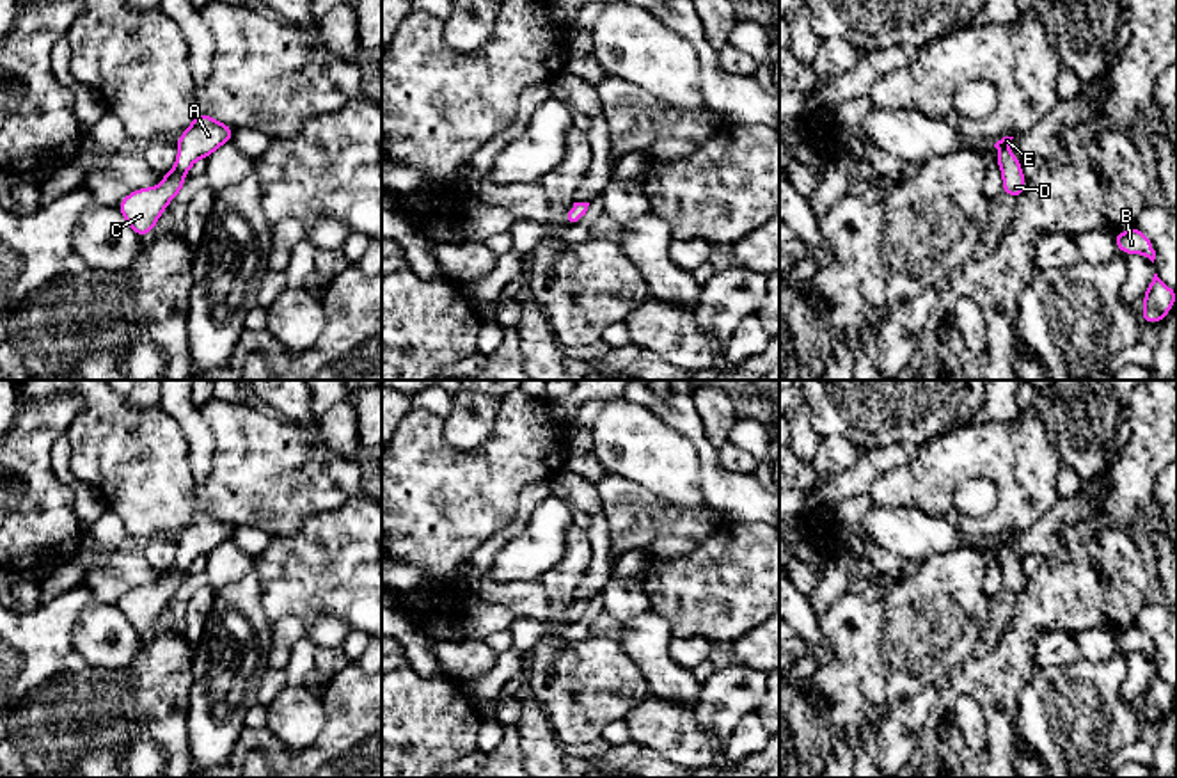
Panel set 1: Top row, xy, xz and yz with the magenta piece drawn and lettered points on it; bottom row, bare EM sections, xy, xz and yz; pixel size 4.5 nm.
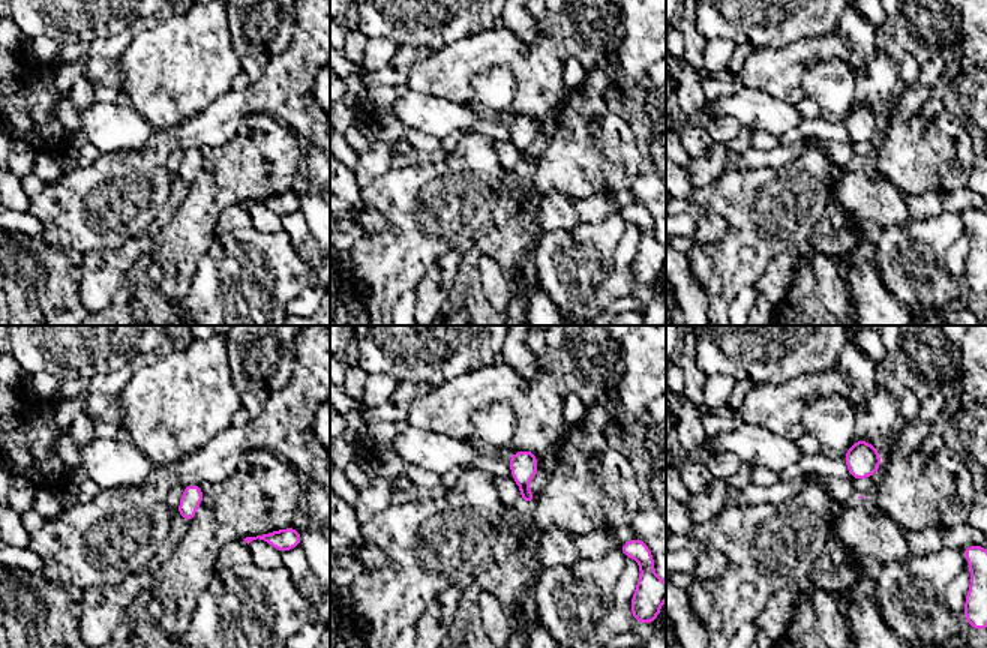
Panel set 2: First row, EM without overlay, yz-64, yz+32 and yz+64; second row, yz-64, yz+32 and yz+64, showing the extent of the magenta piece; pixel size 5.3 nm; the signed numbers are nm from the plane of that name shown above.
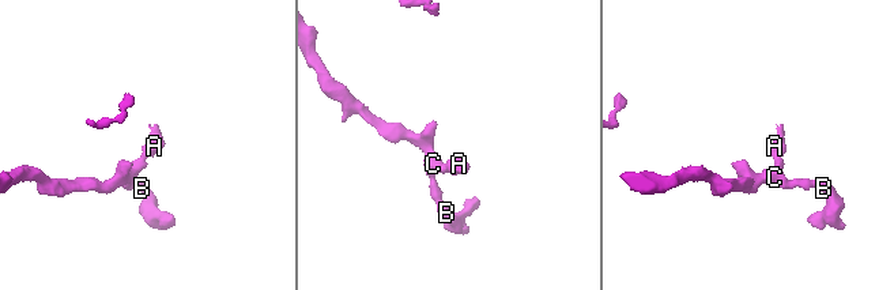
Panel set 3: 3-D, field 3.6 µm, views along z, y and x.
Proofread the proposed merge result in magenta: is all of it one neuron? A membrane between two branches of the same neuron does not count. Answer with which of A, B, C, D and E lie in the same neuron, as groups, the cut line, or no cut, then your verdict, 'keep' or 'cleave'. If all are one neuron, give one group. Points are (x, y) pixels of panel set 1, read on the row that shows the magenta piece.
groups A B C D E; cut none; keep

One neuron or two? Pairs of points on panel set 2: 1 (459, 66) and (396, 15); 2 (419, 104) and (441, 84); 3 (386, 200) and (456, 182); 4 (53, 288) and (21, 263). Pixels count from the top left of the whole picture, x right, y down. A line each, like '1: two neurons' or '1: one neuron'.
1: two neurons
2: two neurons
3: one neuron
4: one neuron

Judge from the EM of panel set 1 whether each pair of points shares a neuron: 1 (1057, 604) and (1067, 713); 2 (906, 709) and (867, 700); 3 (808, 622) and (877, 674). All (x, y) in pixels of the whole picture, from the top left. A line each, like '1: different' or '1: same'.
1: different
2: different
3: different

